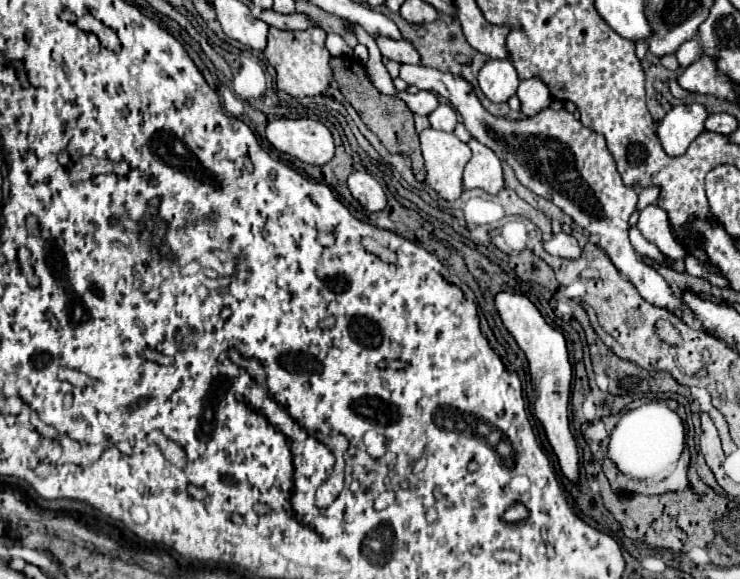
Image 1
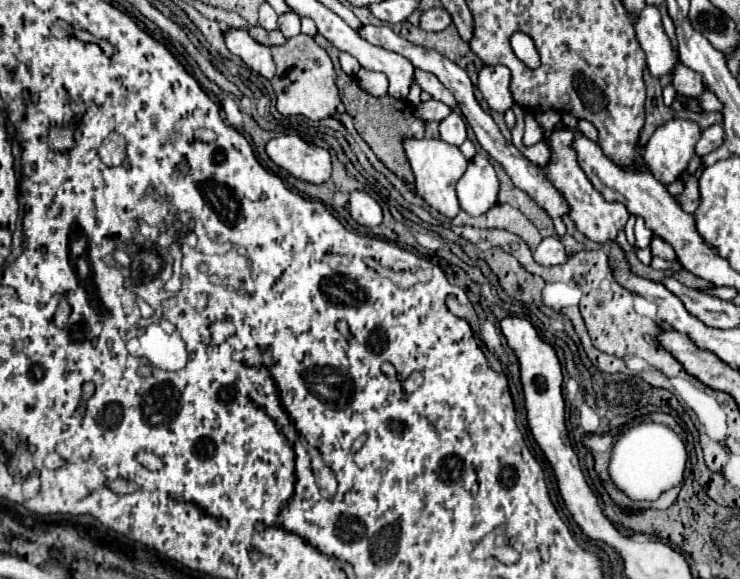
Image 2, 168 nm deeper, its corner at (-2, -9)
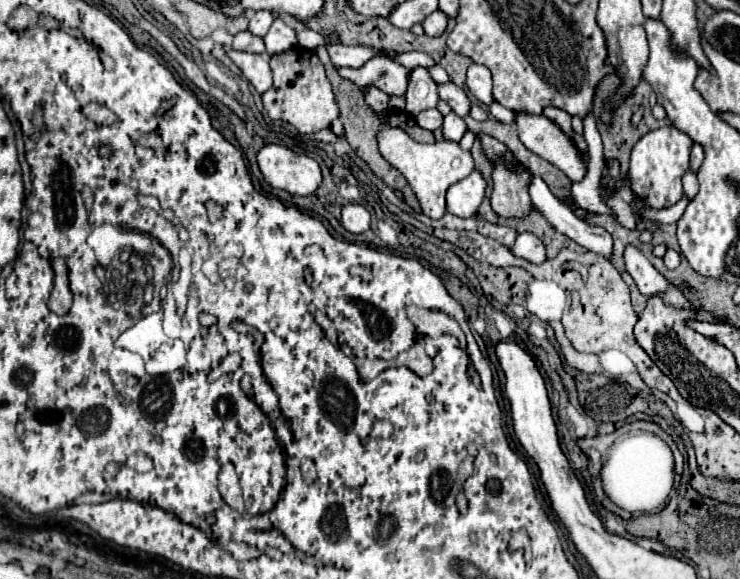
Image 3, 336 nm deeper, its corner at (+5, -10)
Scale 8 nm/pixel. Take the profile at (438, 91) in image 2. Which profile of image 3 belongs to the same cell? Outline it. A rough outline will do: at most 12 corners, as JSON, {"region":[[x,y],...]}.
{"region":[[452,82],[438,86],[438,94],[458,116],[468,116],[470,100]]}

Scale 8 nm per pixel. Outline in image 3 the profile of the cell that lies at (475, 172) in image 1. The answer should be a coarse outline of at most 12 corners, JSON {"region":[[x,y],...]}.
{"region":[[478,170],[452,184],[446,212],[470,218],[484,200],[486,182]]}

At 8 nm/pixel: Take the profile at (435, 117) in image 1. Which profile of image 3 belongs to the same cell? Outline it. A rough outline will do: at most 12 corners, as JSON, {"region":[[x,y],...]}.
{"region":[[454,112],[444,116],[444,138],[460,142],[466,122]]}

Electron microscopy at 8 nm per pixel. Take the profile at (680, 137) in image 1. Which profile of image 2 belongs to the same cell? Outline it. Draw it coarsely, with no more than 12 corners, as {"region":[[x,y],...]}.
{"region":[[661,125],[643,151],[661,183],[673,183],[695,155],[701,127]]}

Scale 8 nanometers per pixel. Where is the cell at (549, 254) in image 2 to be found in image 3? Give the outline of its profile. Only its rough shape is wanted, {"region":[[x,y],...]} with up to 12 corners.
{"region":[[518,234],[510,252],[532,264],[546,260],[538,236]]}

